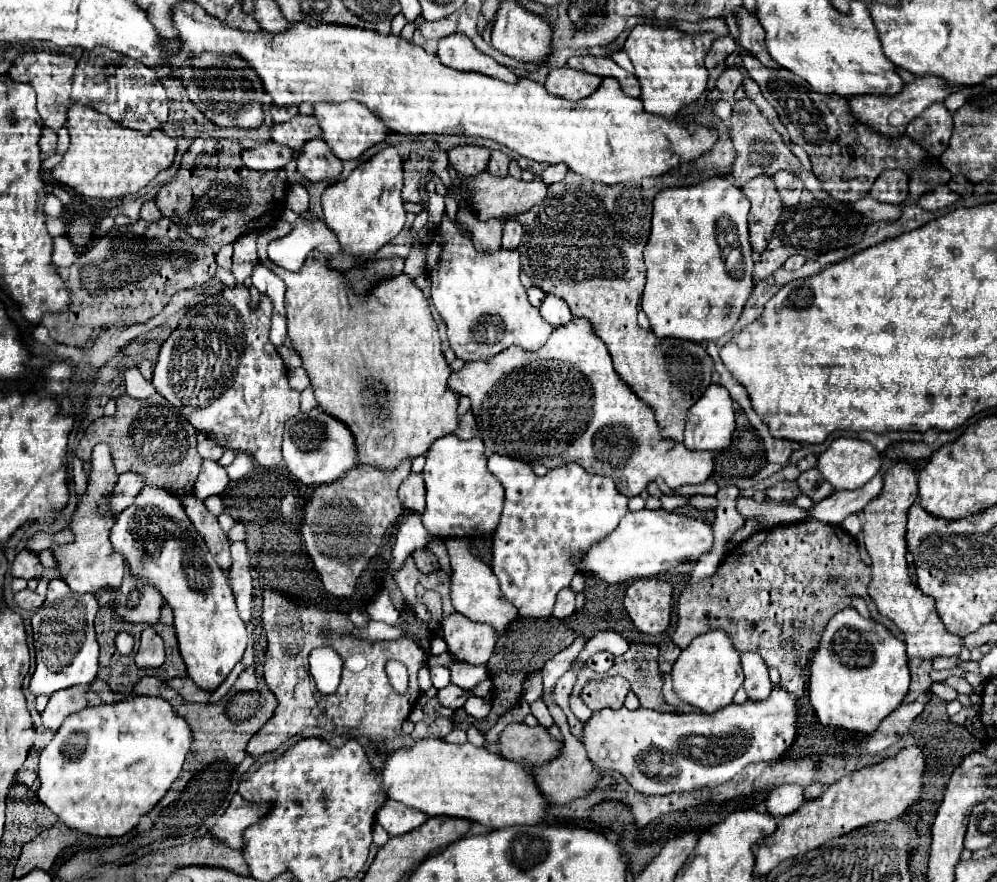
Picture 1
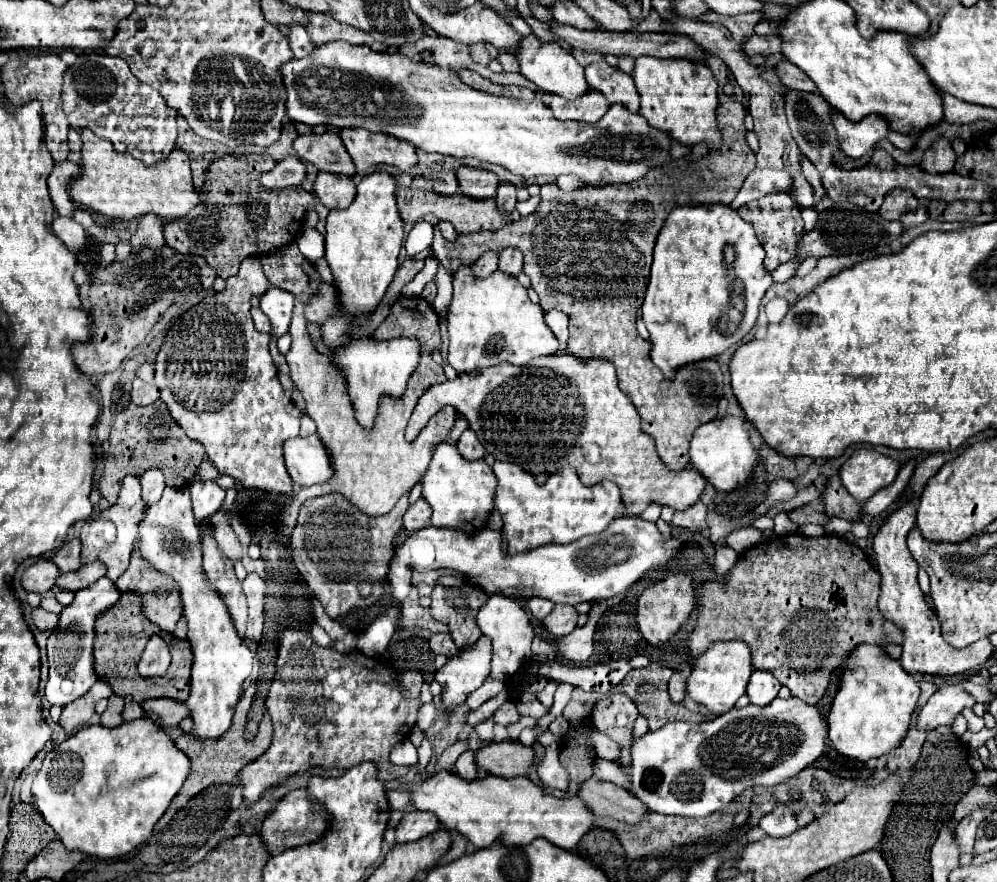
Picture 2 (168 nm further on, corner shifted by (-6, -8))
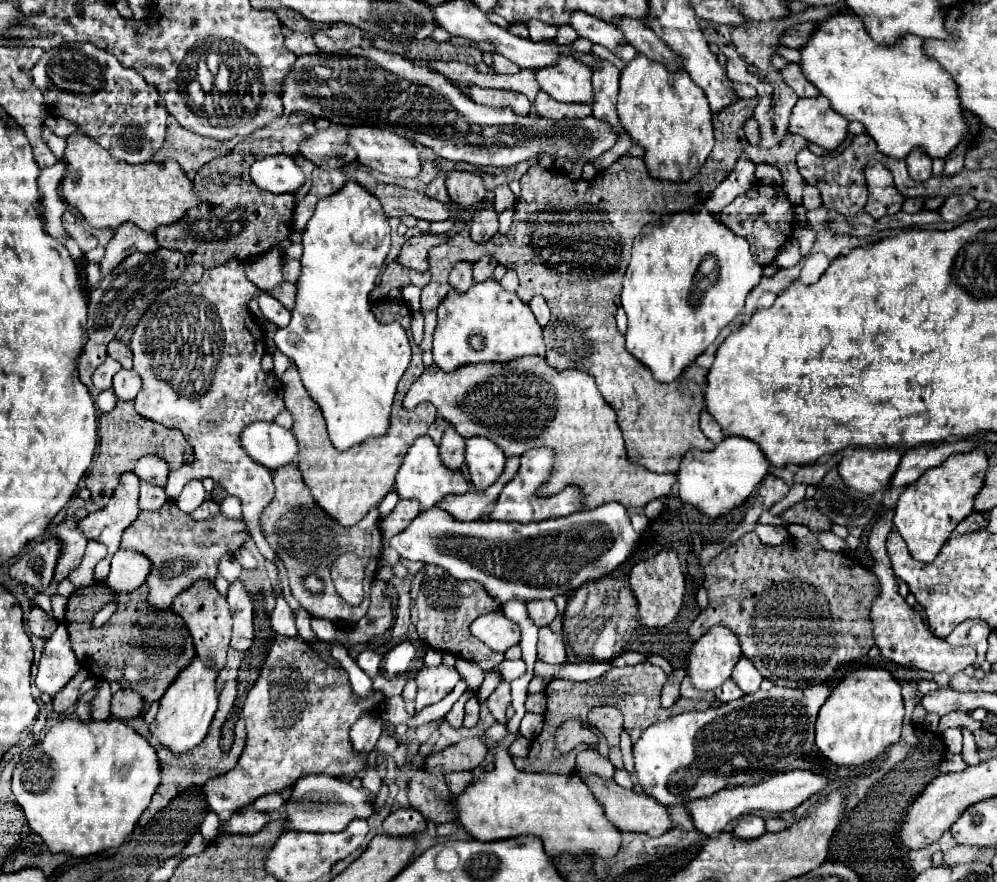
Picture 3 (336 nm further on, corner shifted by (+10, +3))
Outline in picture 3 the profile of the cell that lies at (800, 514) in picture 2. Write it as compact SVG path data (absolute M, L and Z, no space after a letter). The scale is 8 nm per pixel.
M802 500L794 508L788 508L782 518L786 518L790 524L804 524L812 532L828 532L832 528L832 522L816 508L814 500Z

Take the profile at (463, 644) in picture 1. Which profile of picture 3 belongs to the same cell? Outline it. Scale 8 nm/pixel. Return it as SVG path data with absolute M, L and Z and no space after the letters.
M438 666L438 668L422 668L416 674L416 684L418 684L418 694L416 694L416 712L420 712L426 706L432 706L440 702L444 696L448 696L454 686L458 684L460 676L456 668L448 666Z

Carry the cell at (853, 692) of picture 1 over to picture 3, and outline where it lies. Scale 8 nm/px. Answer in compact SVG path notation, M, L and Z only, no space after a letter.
M858 668L840 680L832 696L820 708L816 720L816 746L836 766L860 766L876 760L888 746L900 740L904 704L900 684L888 670Z

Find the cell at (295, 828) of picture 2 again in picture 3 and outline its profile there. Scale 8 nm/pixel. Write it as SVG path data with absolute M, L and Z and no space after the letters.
M310 774L298 780L292 798L286 802L288 828L298 832L342 832L352 820L368 820L374 814L374 796L364 788L354 788L342 778Z

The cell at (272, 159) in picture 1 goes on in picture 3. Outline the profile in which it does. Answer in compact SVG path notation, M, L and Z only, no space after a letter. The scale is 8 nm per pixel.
M268 156L256 160L250 168L254 184L274 194L296 194L304 184L304 172L292 156Z

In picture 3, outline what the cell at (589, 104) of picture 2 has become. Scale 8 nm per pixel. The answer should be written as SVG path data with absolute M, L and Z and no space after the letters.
M538 92L534 100L534 110L542 118L562 120L562 118L586 118L592 114L590 104L564 104L550 98L546 92Z

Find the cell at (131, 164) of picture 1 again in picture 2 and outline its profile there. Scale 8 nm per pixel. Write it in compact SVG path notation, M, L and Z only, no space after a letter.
M88 127L80 129L80 135L84 143L80 151L80 175L70 183L70 195L80 203L80 207L124 221L140 219L146 213L154 213L162 221L170 221L184 217L196 203L200 203L200 197L192 187L190 159L184 151L174 149L164 163L148 167L132 155L118 153L112 143L96 137Z

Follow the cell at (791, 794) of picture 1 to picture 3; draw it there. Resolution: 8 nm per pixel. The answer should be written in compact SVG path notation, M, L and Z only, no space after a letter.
M744 816L736 822L734 830L732 830L732 836L736 840L754 840L754 838L760 838L764 834L764 820L760 816Z

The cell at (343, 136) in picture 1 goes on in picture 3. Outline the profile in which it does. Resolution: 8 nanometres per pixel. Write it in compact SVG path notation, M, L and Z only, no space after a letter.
M350 126L348 144L356 150L360 164L372 170L378 170L382 174L388 174L394 178L416 178L422 170L422 162L416 146L408 138L402 138L392 130L374 128L374 126Z

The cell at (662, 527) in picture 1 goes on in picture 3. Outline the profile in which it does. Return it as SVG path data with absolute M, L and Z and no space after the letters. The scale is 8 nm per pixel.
M616 502L604 504L604 506L596 508L596 510L580 510L580 512L568 514L568 516L564 516L564 518L550 518L550 520L532 522L532 524L512 524L512 522L494 522L494 520L486 520L486 522L484 522L484 520L460 522L460 520L452 518L448 512L444 512L444 510L440 510L440 508L436 506L436 508L430 508L430 510L422 512L422 514L418 514L418 516L412 520L412 524L410 524L404 532L400 532L400 534L396 534L396 536L390 538L390 544L398 550L398 554L406 554L406 558L412 560L412 558L418 558L420 552L416 552L416 556L412 556L412 554L414 554L414 552L412 552L414 546L410 544L410 540L422 540L422 562L424 562L424 564L442 566L442 568L448 570L456 580L476 580L476 582L480 582L480 584L486 588L486 592L488 592L492 598L496 598L500 604L504 604L504 602L508 602L508 600L520 600L520 602L542 600L542 598L548 598L548 600L550 600L550 598L554 598L554 596L558 596L558 594L570 594L570 592L574 592L576 588L580 588L584 582L588 582L588 580L598 580L598 578L606 576L608 572L612 572L614 568L618 568L618 566L628 558L628 554L632 554L634 548L636 548L636 532L634 532L634 528L632 528L632 524L630 524L628 512L626 512L624 506L620 506L620 504L616 504Z

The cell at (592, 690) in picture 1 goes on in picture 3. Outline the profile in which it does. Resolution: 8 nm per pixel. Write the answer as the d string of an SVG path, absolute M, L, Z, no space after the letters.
M598 706L590 710L588 724L598 728L608 744L610 744L610 762L614 768L622 768L622 754L620 754L620 734L622 734L622 716L620 710L614 706Z

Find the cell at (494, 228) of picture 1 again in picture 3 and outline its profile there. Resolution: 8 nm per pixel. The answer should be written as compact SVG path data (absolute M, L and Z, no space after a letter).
M466 262L466 264L456 264L456 268L452 268L452 272L450 272L448 282L450 282L450 286L452 286L458 294L468 292L468 288L474 284L474 282L472 282L472 264L470 264L470 262Z

